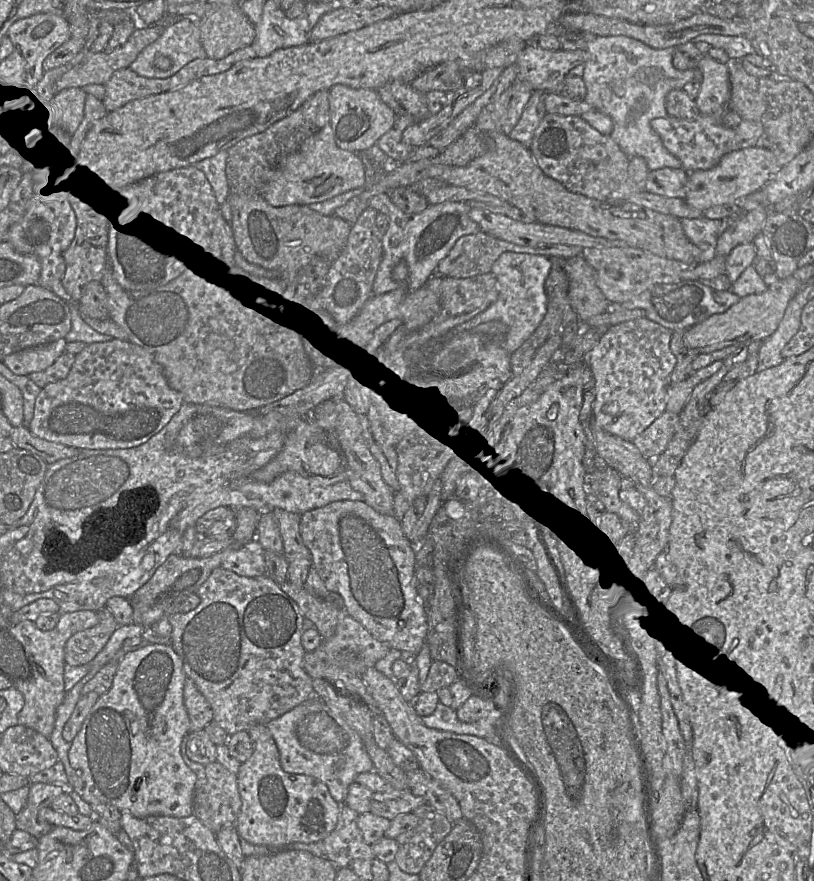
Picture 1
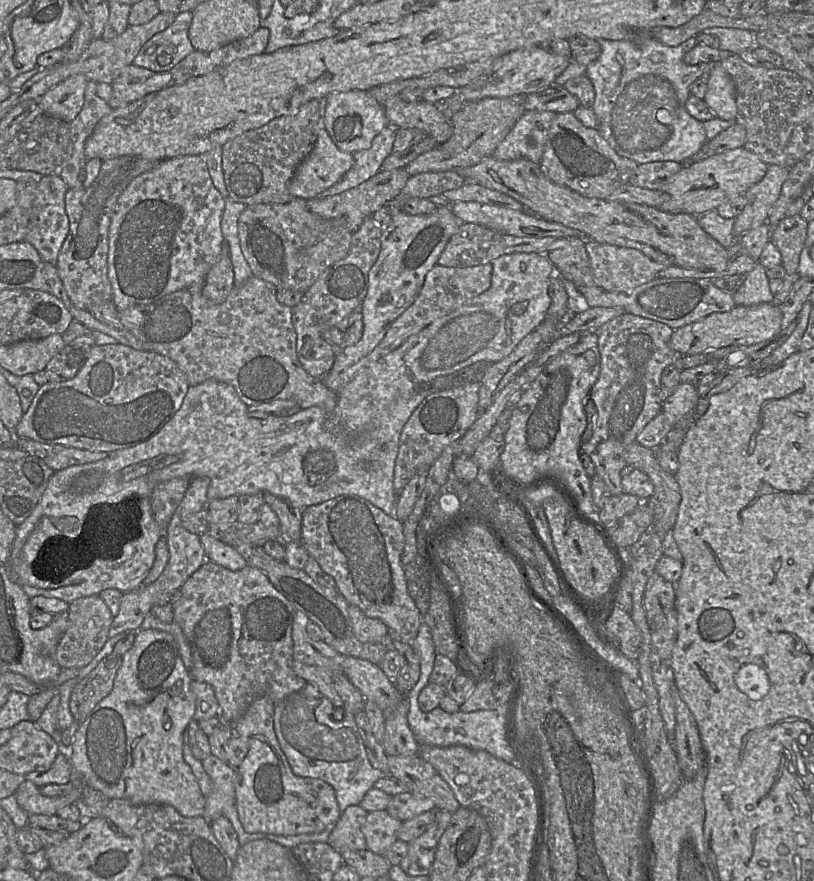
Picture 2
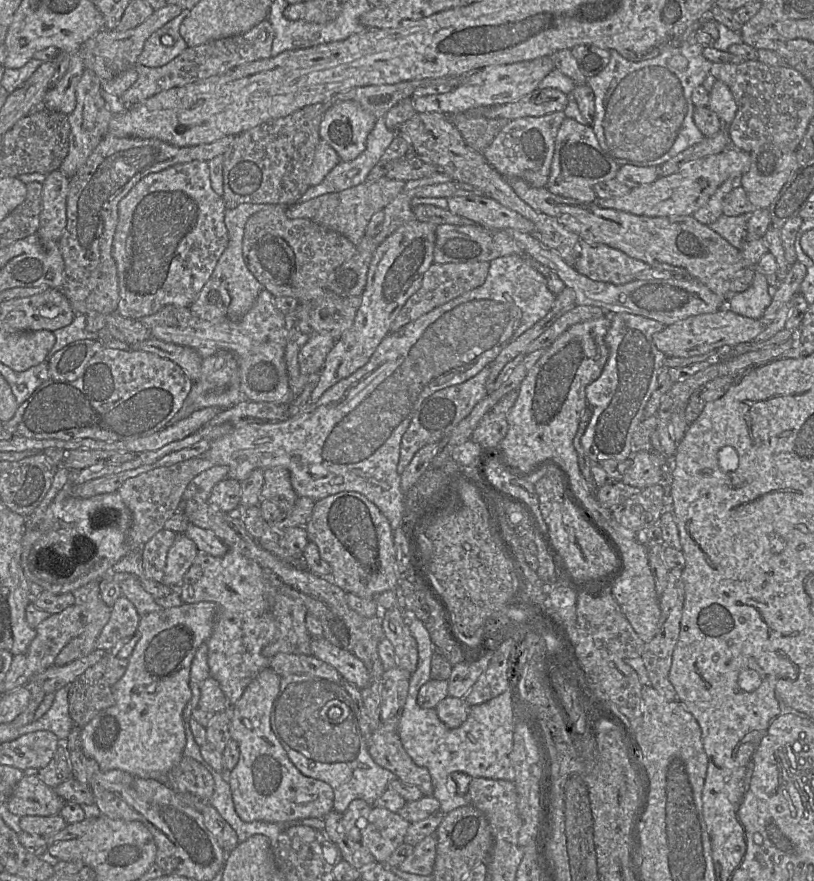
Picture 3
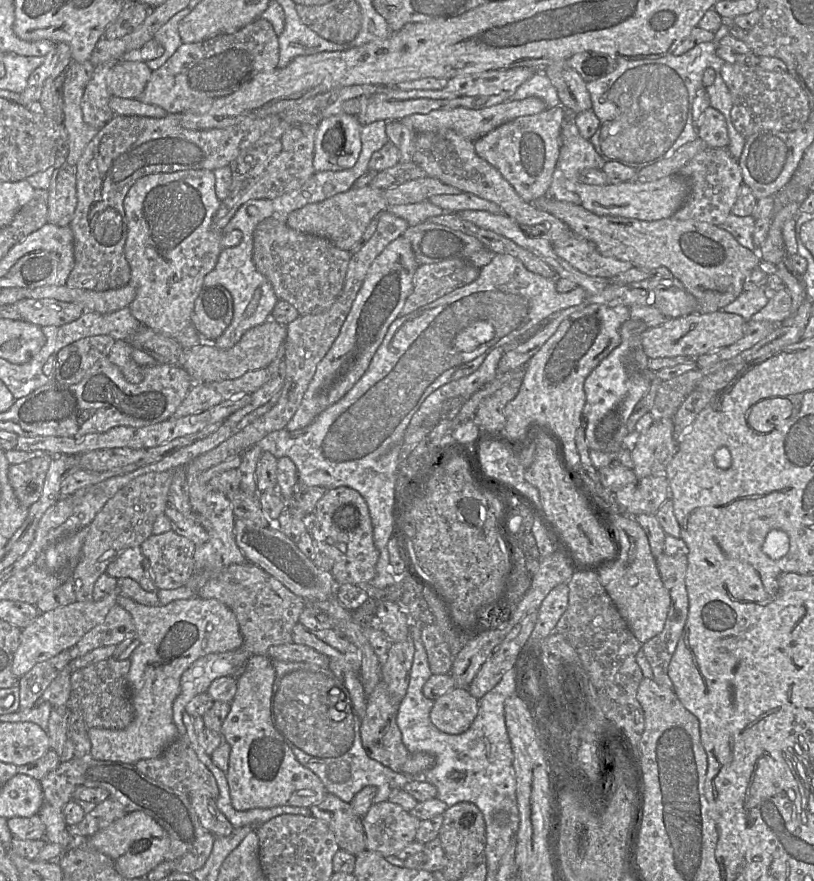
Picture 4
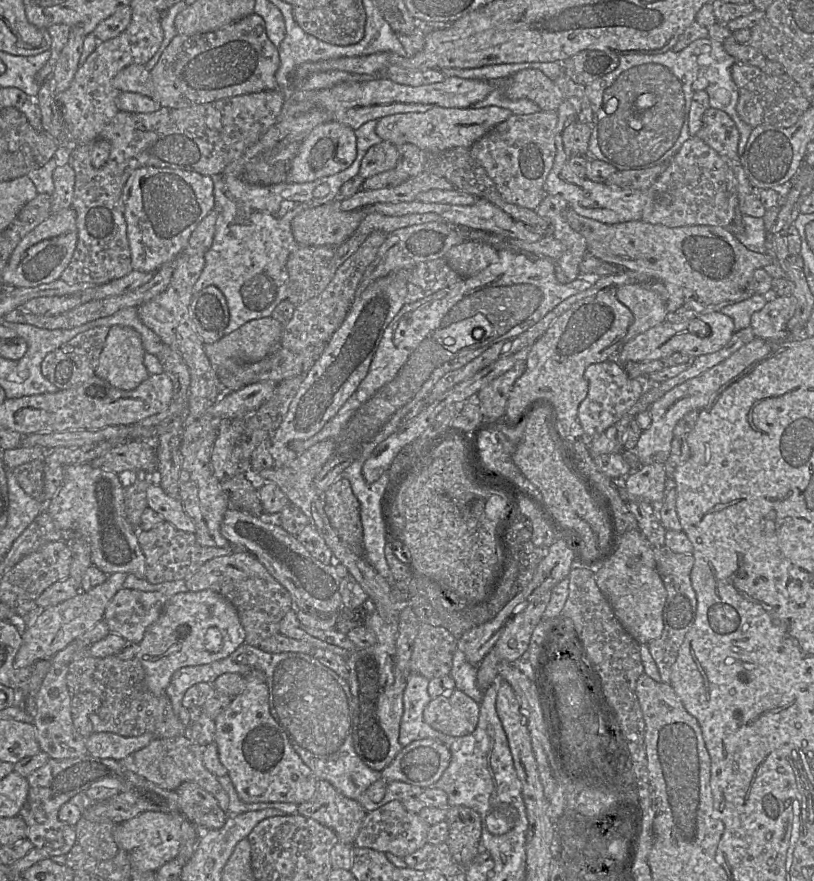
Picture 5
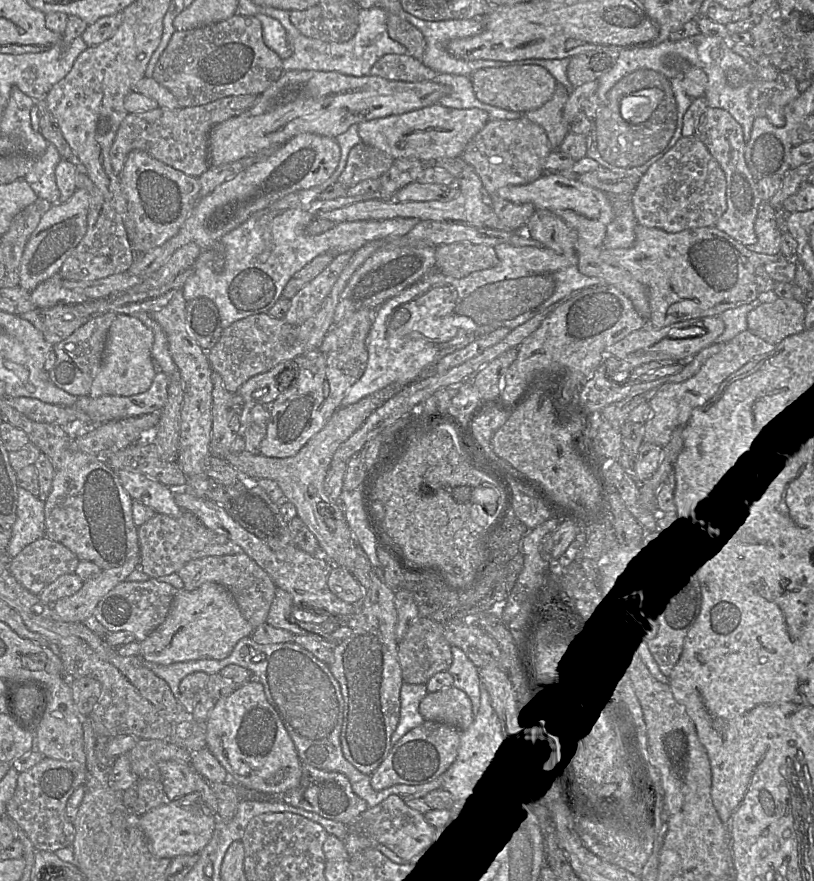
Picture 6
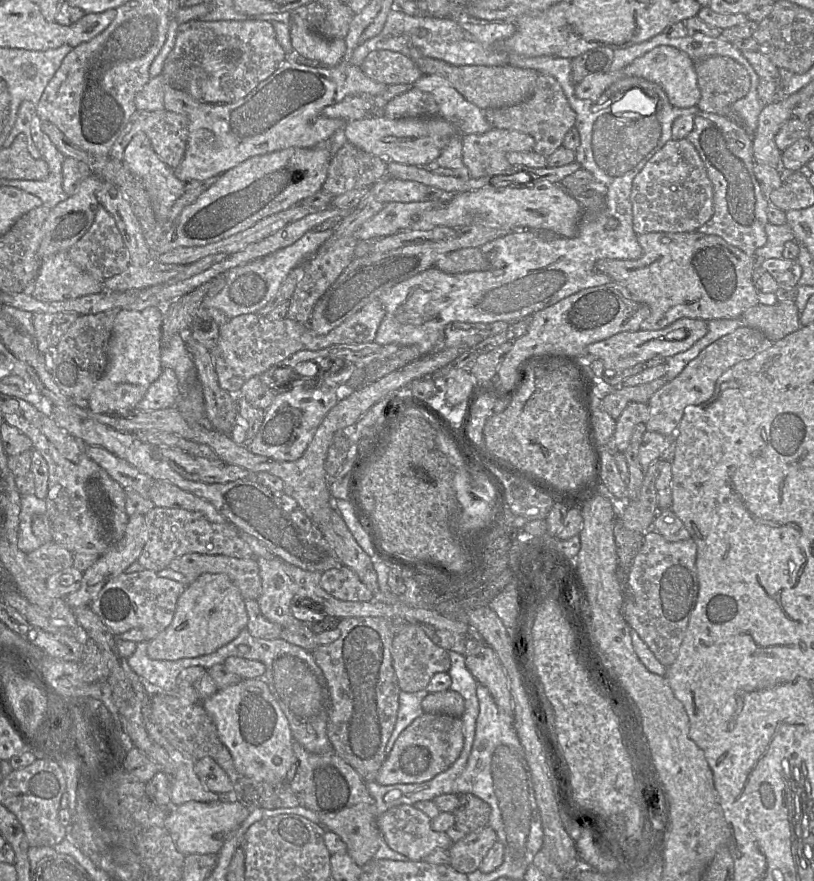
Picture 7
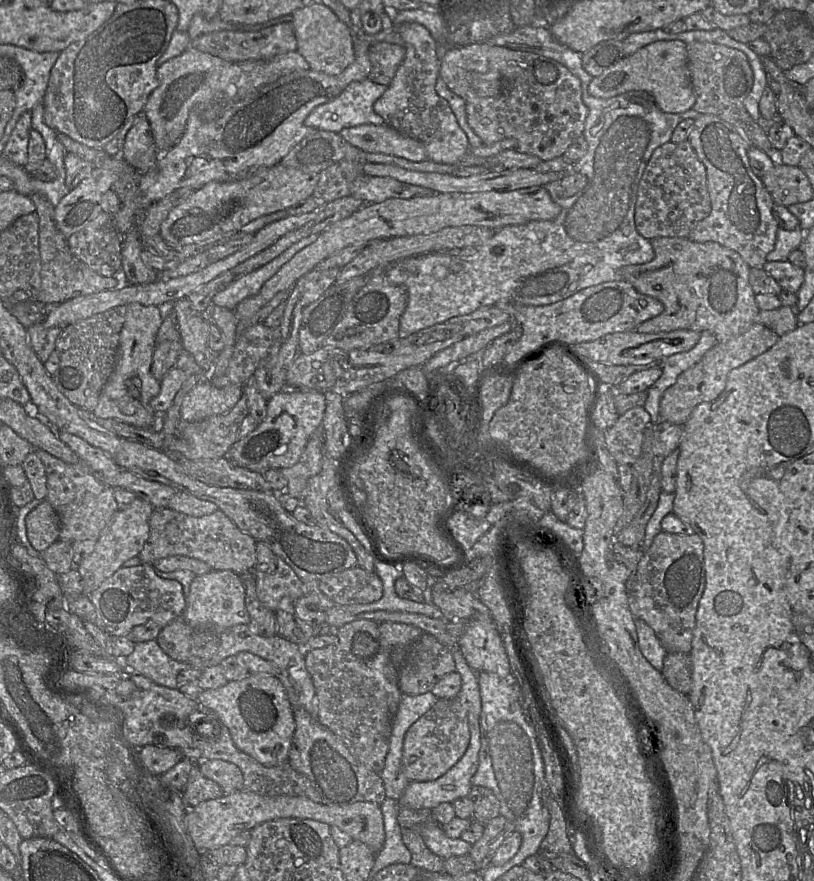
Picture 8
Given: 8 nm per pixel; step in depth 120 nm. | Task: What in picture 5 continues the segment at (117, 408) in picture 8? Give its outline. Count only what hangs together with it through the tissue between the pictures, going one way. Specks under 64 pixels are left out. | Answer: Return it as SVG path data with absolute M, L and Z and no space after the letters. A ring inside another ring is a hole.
M115 325L109 328L95 375L118 389L133 390L150 376L144 365L145 350L141 336L136 330L127 326Z

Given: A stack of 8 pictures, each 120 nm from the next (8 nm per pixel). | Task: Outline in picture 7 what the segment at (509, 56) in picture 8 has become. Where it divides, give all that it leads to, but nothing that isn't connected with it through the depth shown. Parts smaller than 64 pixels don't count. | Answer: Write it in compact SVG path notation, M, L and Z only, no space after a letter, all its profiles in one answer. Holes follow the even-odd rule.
M538 73L534 92L528 99L510 106L482 110L492 128L516 130L531 135L535 140L532 151L545 157L550 156L557 148L563 145L566 133L575 126L576 121L576 113L570 107L561 85L553 76L544 73Z

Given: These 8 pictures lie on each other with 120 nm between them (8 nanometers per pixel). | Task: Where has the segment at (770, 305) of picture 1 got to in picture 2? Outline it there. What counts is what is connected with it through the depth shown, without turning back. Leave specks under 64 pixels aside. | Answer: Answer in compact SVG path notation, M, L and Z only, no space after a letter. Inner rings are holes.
M773 303L752 307L735 305L727 312L715 312L674 329L670 346L678 355L696 355L729 346L750 346L774 338L780 332L781 321L782 312Z

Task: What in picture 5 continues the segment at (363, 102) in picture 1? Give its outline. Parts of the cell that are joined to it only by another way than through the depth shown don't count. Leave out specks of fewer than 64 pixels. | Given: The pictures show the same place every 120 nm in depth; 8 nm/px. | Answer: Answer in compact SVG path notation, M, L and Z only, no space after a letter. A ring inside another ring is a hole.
M334 120L319 124L302 140L285 182L306 183L336 174L353 163L355 153L356 136L352 128Z

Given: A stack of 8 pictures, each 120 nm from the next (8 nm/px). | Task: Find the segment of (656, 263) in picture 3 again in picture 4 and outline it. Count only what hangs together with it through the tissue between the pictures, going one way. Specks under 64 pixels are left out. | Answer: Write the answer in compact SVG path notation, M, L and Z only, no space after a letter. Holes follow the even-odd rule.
M541 197L534 206L564 222L582 239L593 243L608 257L626 261L633 267L652 270L666 267L697 299L697 314L711 313L732 303L743 291L747 276L759 266L758 251L740 245L726 230L706 222L664 218L642 221L616 216L599 216L581 205Z

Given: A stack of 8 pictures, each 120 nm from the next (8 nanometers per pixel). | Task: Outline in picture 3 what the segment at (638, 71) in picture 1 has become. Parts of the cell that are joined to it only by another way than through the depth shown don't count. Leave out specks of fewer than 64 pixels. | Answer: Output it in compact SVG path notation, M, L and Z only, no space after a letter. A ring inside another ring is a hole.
M700 44L670 48L652 59L640 62L629 61L612 50L608 65L599 74L587 78L587 85L594 94L595 111L592 129L602 150L620 166L630 164L658 167L705 138L694 122L695 106L691 99L693 90L703 85L705 78L710 75L713 64L703 56L703 48L704 46ZM675 55L686 58L687 67L684 71L668 65L668 60Z

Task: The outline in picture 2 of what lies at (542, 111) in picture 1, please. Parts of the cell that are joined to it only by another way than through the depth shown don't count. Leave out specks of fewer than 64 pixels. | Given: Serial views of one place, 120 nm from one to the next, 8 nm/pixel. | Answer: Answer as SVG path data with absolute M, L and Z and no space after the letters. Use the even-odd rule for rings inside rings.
M526 111L498 144L492 156L503 161L527 159L540 164L548 131L556 115L550 111Z

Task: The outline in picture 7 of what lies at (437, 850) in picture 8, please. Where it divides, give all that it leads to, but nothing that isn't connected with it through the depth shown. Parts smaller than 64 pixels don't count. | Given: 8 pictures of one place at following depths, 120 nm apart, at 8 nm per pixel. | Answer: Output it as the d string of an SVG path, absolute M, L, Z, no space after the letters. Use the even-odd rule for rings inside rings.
M411 805L394 806L377 817L378 829L388 846L411 861L423 861L436 849L448 850L453 844L446 832L432 829L431 820L425 813Z

